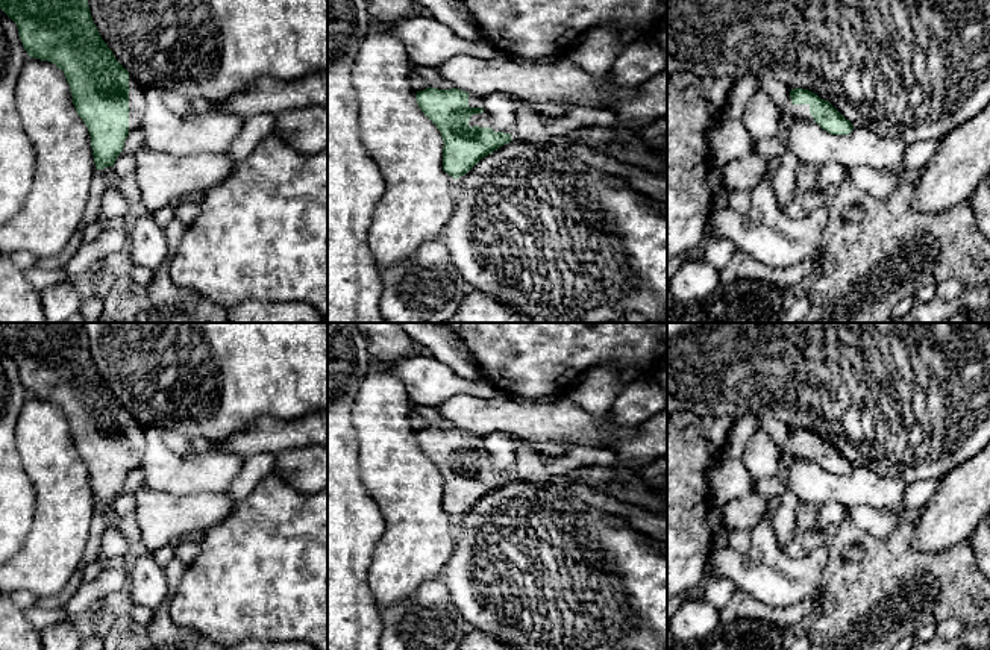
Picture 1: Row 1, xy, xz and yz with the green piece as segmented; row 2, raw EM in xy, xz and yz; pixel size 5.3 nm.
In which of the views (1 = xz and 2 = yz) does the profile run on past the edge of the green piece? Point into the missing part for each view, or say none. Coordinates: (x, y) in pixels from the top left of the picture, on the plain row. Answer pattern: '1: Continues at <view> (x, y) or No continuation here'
1: Continues at xz (482, 459)
2: Continues at yz (799, 450)

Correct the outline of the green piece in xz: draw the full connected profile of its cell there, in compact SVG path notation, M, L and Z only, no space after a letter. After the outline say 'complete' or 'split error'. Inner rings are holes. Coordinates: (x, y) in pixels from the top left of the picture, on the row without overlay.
M426 427L417 430L417 444L443 477L443 509L455 520L482 497L517 479L515 473L491 468L482 438L462 429Z | split error

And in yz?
M794 427L790 430L788 453L804 461L816 461L831 474L849 474L854 465L829 441L817 433Z | split error

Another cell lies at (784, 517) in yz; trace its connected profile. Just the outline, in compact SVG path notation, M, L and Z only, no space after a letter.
M785 489L772 514L772 529L781 548L784 548L796 536L794 526L797 505L797 497L790 489Z

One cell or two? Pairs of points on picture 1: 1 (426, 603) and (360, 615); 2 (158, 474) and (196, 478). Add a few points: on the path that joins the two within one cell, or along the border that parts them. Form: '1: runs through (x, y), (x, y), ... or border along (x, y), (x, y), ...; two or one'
1: border along (378, 609), (382, 634); two
2: runs through (167, 474), (187, 474); one

